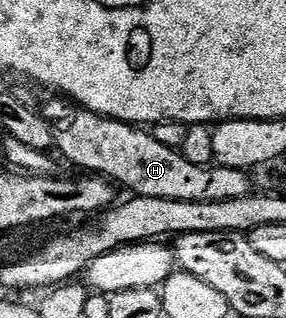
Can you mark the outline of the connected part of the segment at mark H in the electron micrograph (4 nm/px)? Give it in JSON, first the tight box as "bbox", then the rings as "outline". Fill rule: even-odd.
{"bbox":[47,97,254,202],"outline":[[[57,97],[57,110],[47,115],[48,123],[52,129],[52,140],[59,157],[65,163],[73,162],[77,171],[87,172],[92,176],[108,179],[117,187],[132,190],[133,195],[141,198],[157,198],[158,200],[182,200],[183,202],[221,202],[222,200],[238,200],[246,198],[253,193],[254,186],[247,173],[225,166],[199,166],[190,164],[186,156],[182,156],[179,150],[166,148],[154,140],[154,136],[147,129],[132,126],[129,122],[119,122],[113,118],[107,118],[101,114],[95,114],[79,106],[71,98]]]}

